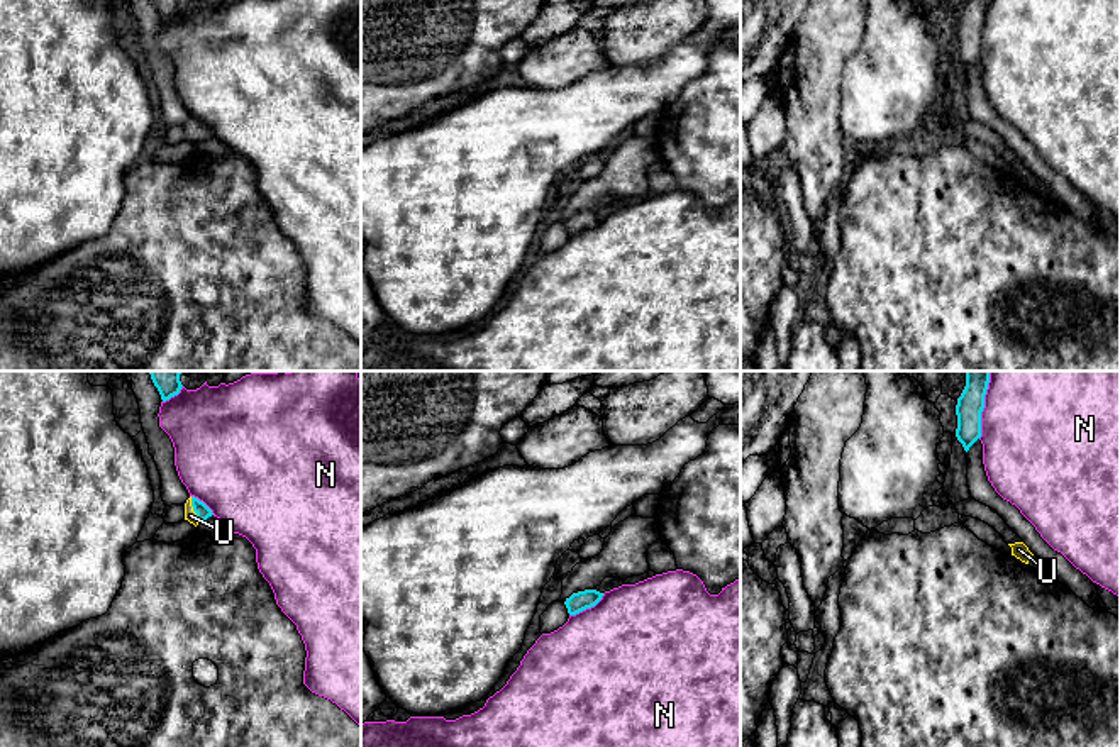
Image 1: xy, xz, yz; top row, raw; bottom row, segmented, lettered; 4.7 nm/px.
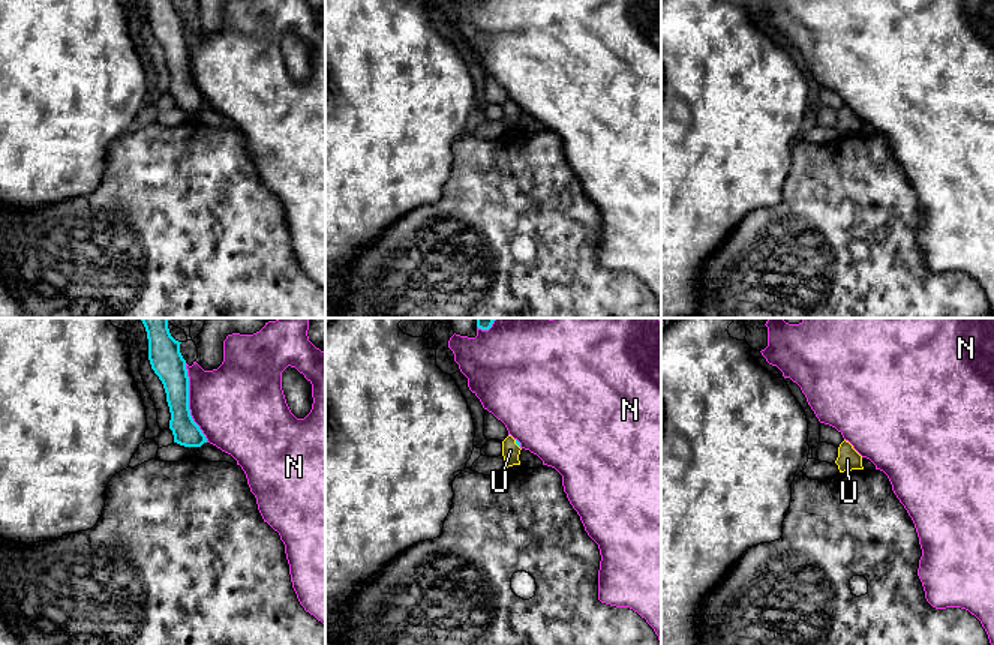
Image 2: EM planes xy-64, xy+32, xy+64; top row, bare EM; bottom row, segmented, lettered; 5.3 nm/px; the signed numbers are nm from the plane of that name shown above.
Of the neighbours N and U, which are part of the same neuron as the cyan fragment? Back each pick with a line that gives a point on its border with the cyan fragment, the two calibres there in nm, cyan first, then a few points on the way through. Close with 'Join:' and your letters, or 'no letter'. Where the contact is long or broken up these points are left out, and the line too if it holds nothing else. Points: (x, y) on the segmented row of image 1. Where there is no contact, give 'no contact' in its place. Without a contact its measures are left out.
U: xy (194, 510) | 70/60 nm | across xy (200, 509), (194, 510), (190, 515)
Join: U

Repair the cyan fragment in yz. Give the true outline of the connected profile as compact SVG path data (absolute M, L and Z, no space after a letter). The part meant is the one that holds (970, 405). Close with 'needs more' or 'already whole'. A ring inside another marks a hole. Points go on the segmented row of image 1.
M966 371L966 386L956 405L956 437L966 452L981 437L981 412L988 383L990 371Z; already whole

